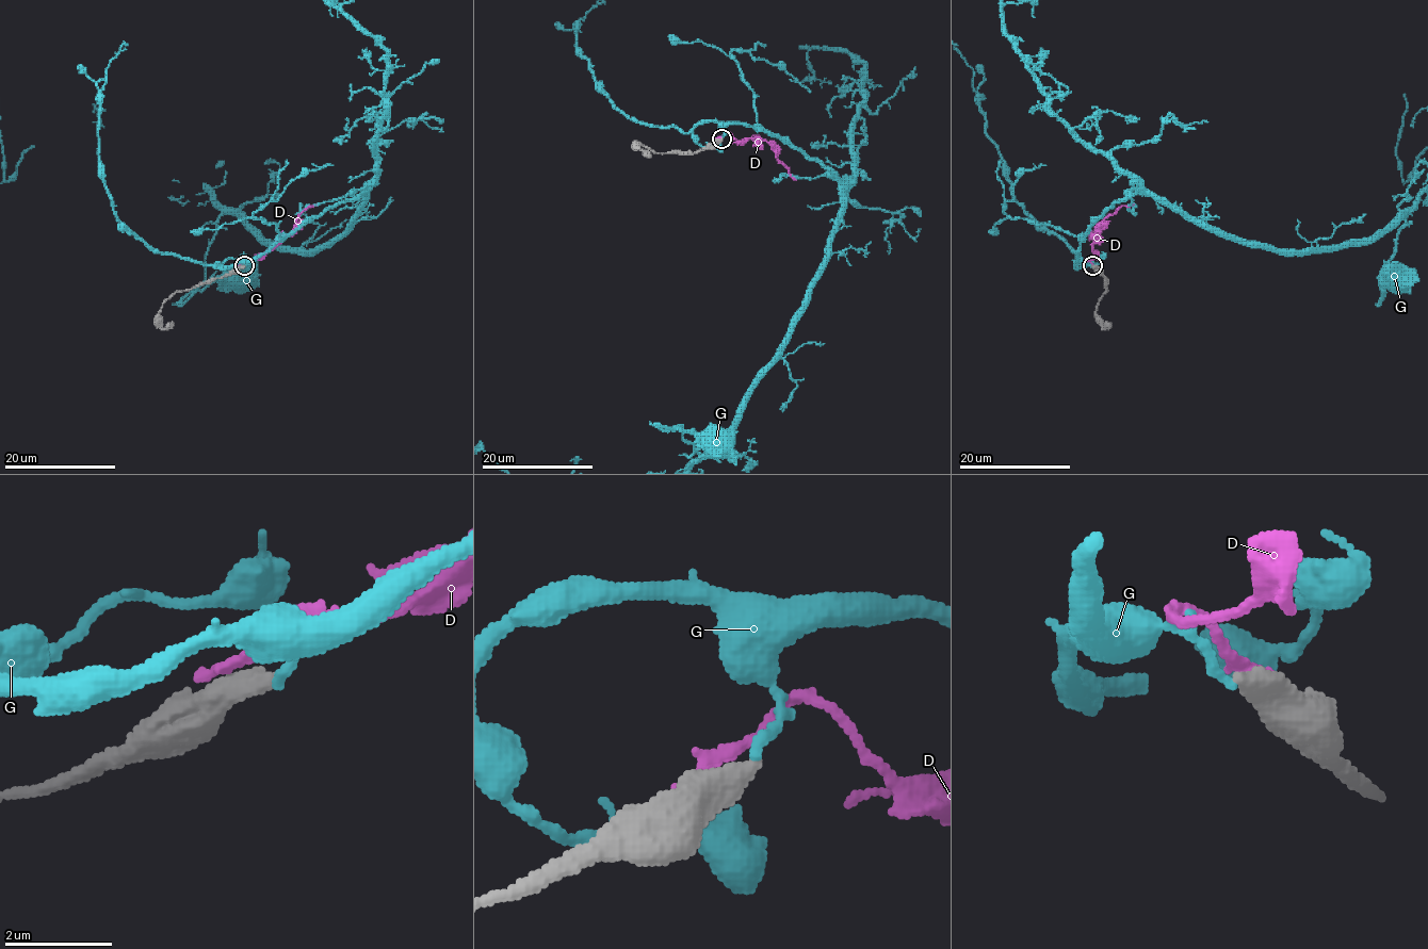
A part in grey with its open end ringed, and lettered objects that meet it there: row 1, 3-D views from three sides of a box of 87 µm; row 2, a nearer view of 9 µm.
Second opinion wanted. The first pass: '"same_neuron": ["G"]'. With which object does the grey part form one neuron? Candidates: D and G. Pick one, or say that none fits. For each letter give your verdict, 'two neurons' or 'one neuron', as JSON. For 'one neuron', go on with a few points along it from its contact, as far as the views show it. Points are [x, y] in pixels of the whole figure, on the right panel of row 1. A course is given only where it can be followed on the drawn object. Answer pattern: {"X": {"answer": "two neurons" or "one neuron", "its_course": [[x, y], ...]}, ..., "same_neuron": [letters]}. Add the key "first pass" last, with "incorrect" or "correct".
{"D": {"answer": "two neurons"}, "G": {"answer": "two neurons"}, "same_neuron": [], "first pass": "incorrect"}

